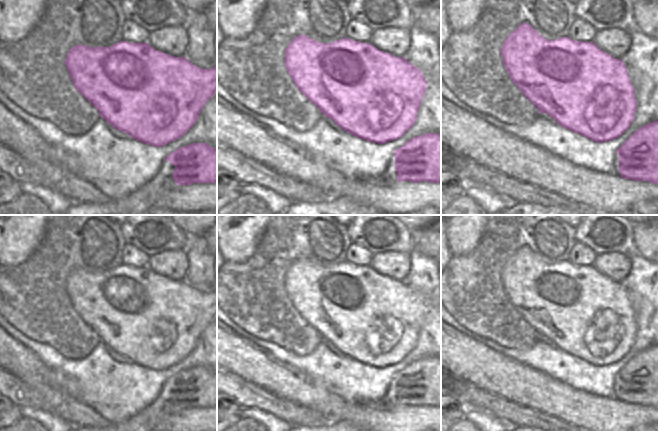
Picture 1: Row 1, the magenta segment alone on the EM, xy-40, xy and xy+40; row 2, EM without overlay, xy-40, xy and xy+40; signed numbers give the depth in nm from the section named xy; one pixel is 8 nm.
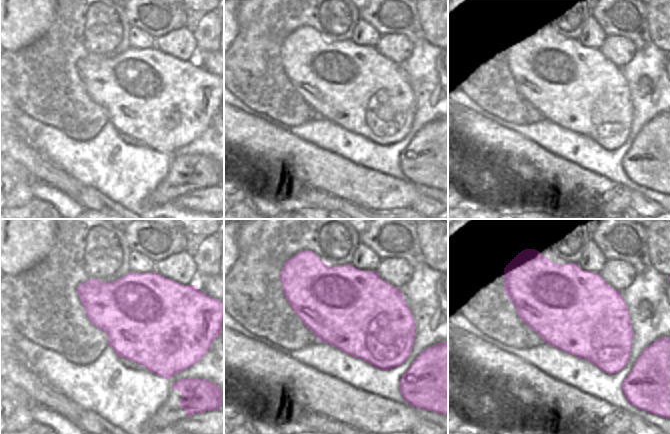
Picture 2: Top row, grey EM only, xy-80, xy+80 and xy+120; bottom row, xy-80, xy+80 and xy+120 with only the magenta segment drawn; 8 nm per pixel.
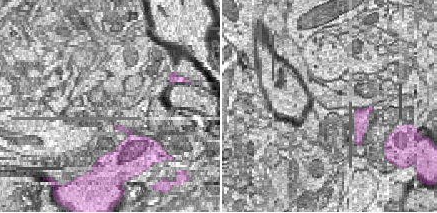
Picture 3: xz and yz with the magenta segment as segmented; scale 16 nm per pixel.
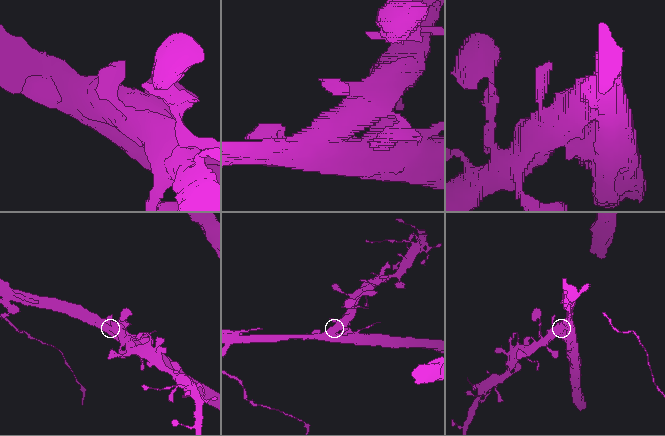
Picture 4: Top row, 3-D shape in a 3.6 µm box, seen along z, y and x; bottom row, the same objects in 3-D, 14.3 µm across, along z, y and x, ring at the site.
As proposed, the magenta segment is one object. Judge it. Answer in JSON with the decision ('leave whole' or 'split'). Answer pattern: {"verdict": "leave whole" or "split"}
{"verdict": "split"}

